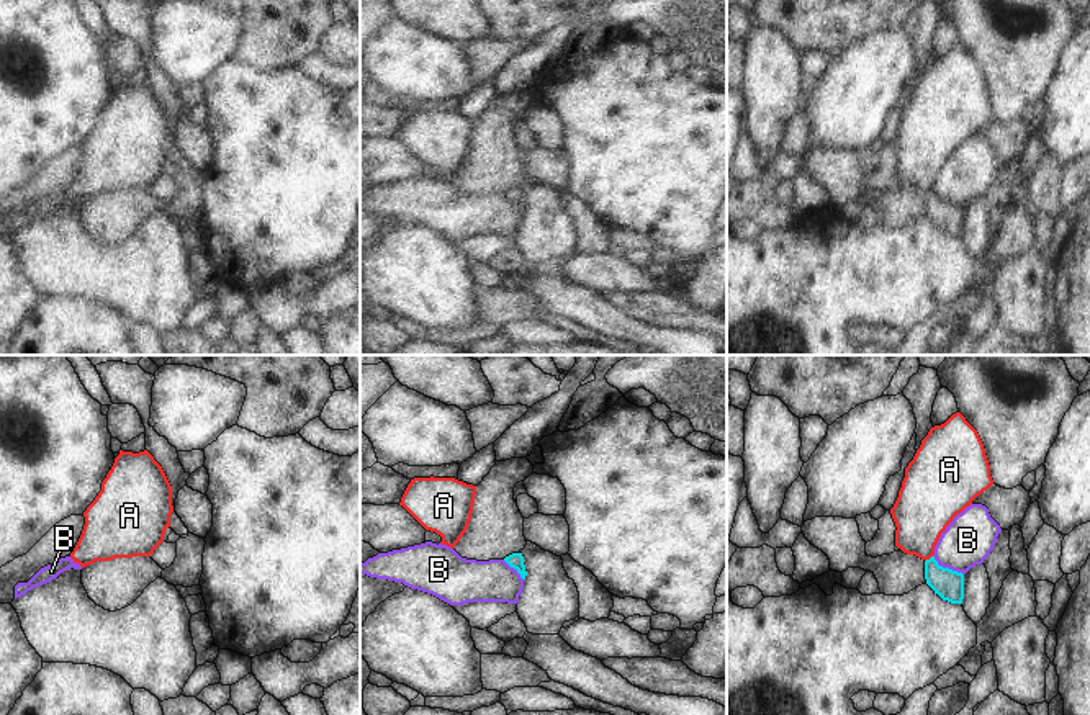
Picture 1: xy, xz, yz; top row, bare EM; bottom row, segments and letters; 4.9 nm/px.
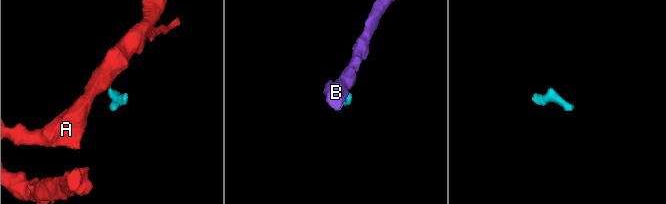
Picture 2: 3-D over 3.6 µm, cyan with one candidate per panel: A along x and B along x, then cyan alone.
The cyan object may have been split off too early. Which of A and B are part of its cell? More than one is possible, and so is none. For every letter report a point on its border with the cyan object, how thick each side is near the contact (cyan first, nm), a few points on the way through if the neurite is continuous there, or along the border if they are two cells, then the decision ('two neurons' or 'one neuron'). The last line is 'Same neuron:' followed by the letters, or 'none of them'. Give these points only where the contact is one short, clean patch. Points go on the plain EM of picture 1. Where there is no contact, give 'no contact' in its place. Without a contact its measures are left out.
A: meets cyan in yz at (930, 192); 150 nm thick on the cyan side, 280 nm on the other; runs through yz (948, 218), (932, 202), (930, 192), (923, 182), (923, 143); one neuron
B: meets cyan in yz at (946, 202); 150 nm thick on the cyan side, 240 nm on the other; border along yz (933, 188), (940, 198), (963, 208); two neurons
Same neuron: A

